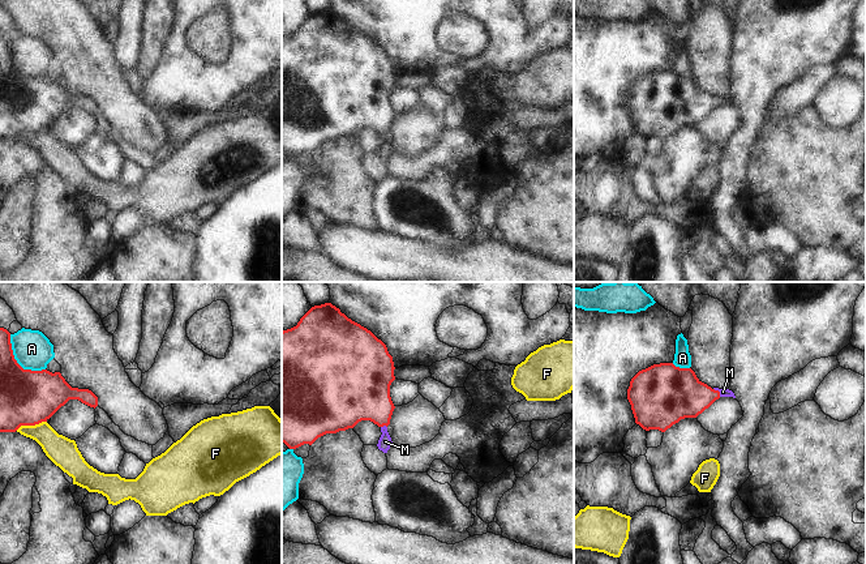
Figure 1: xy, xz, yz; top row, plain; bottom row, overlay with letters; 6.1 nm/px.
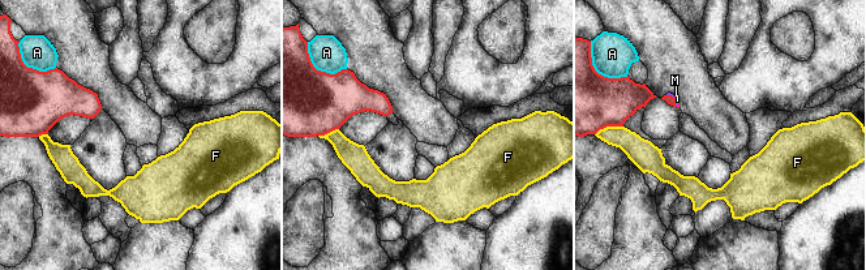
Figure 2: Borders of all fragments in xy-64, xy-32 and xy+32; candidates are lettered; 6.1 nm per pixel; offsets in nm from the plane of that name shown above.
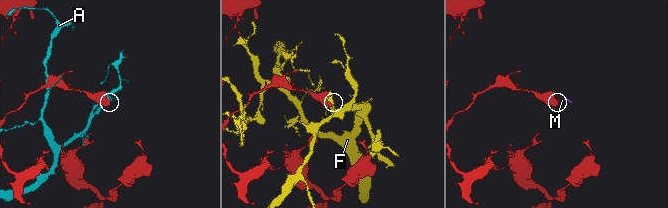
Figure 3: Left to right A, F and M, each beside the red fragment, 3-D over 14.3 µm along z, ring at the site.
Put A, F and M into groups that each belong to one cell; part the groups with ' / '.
A / F / M

